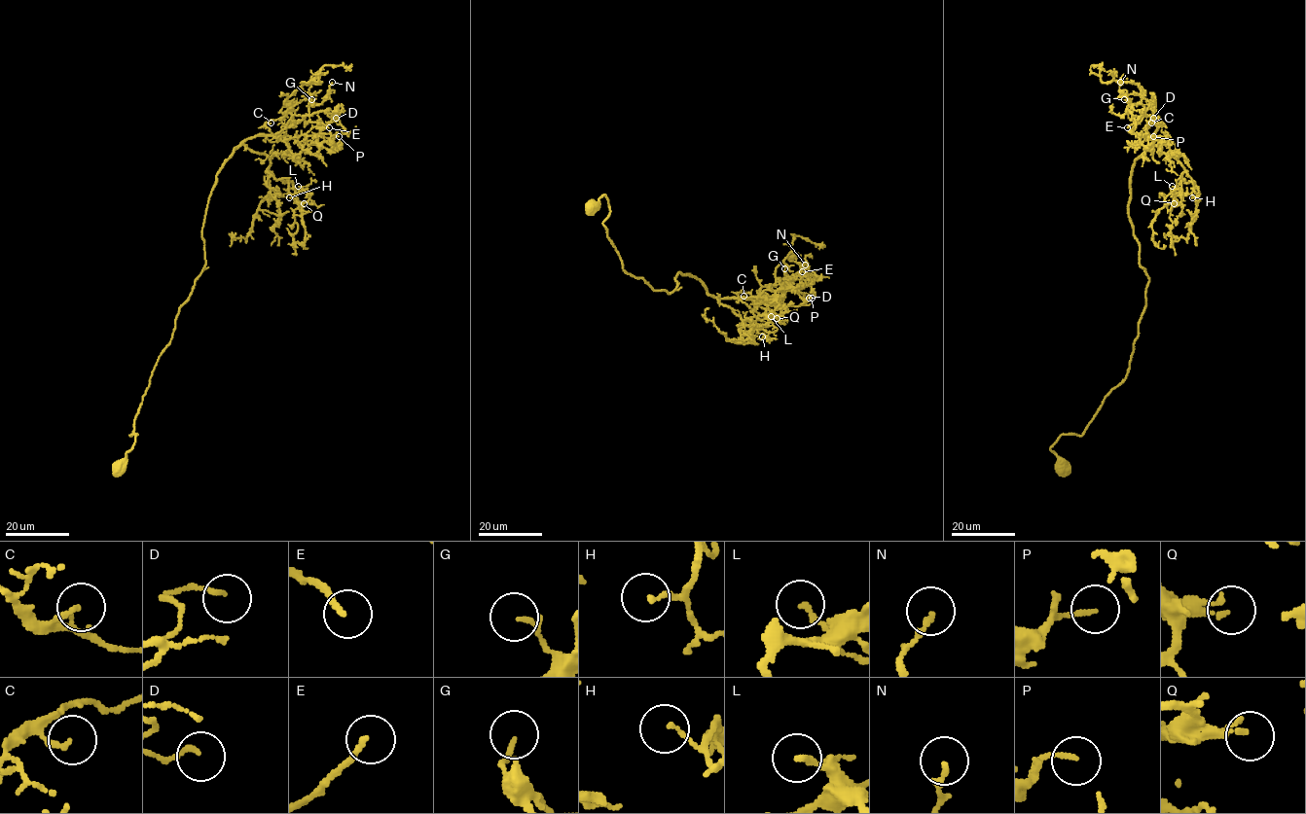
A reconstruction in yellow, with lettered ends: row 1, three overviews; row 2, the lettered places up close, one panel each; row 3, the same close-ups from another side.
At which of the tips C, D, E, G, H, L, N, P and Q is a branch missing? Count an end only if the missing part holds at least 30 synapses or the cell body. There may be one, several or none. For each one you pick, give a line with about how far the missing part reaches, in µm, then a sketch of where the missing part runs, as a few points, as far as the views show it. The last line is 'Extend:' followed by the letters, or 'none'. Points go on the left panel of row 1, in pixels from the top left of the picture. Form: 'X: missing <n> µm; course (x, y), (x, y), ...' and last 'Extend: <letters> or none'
Extend: none

